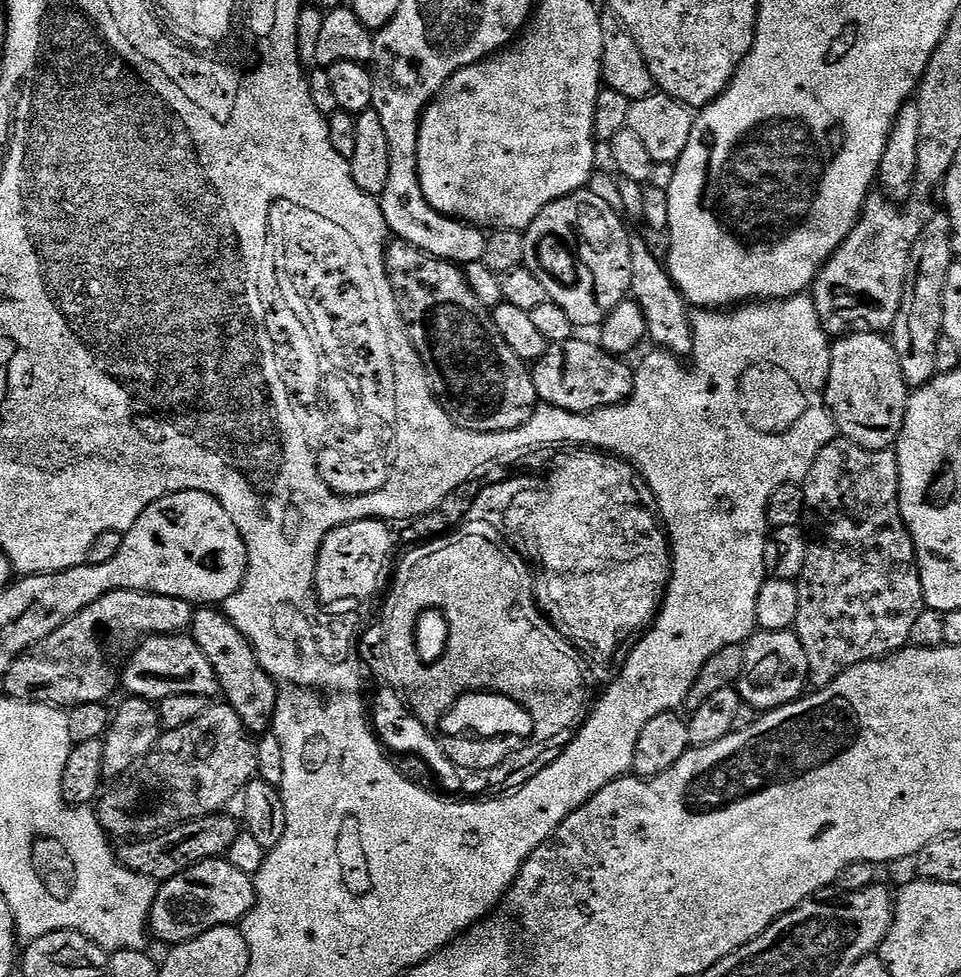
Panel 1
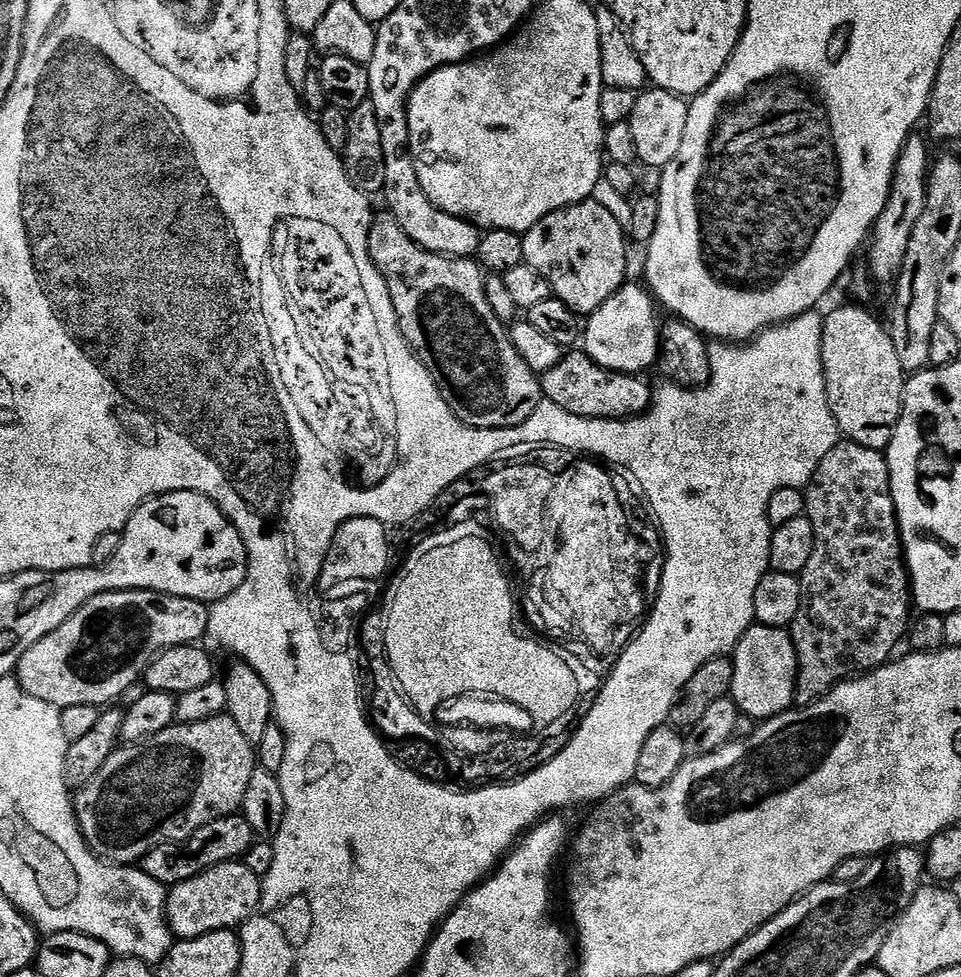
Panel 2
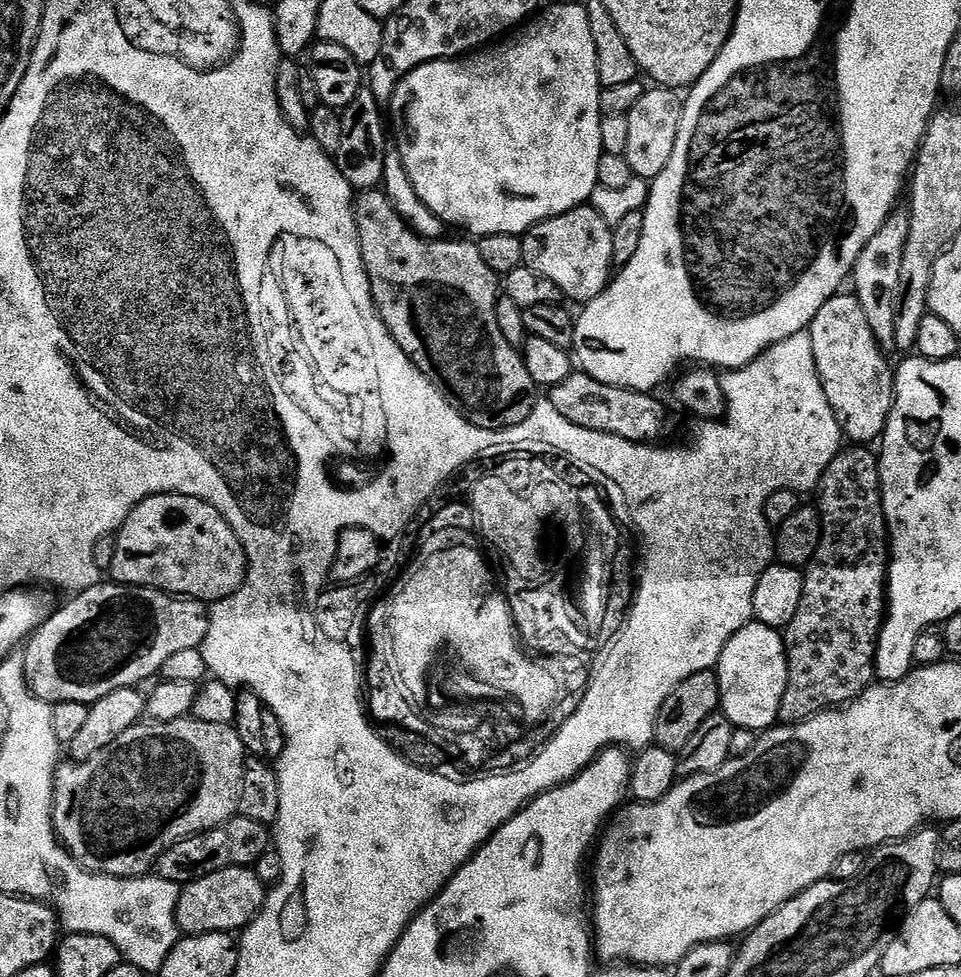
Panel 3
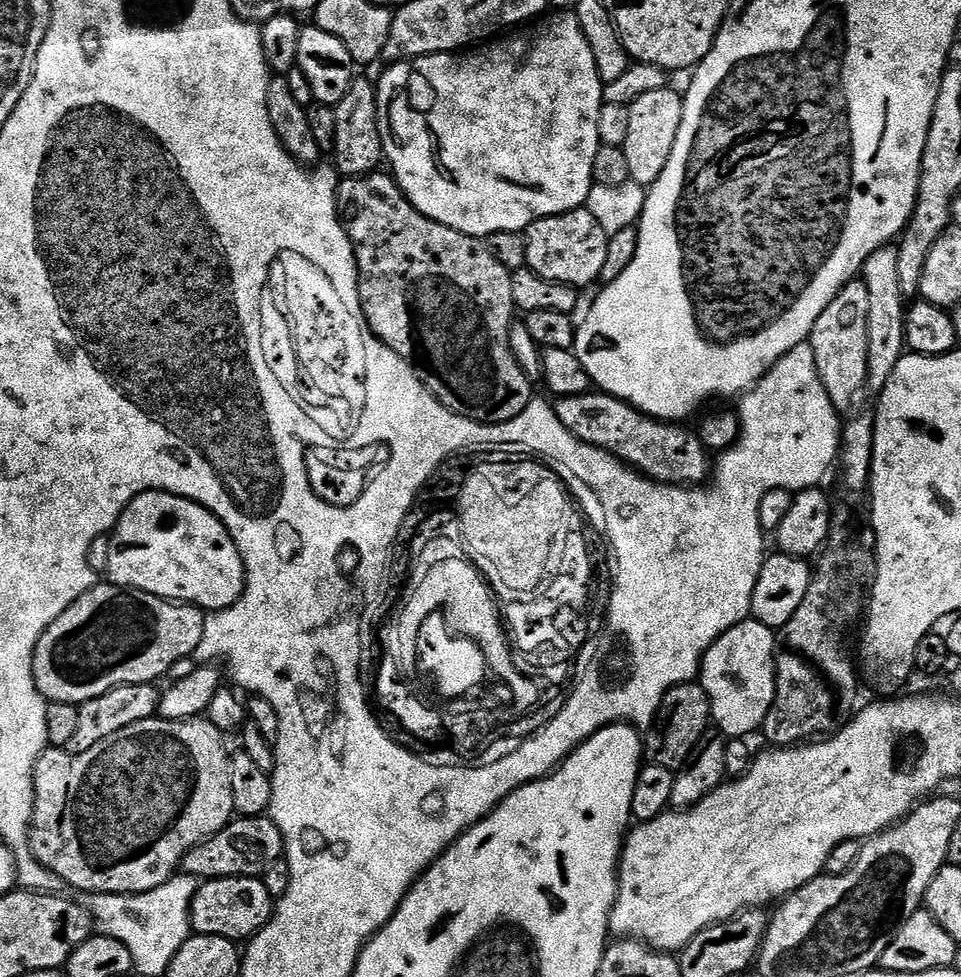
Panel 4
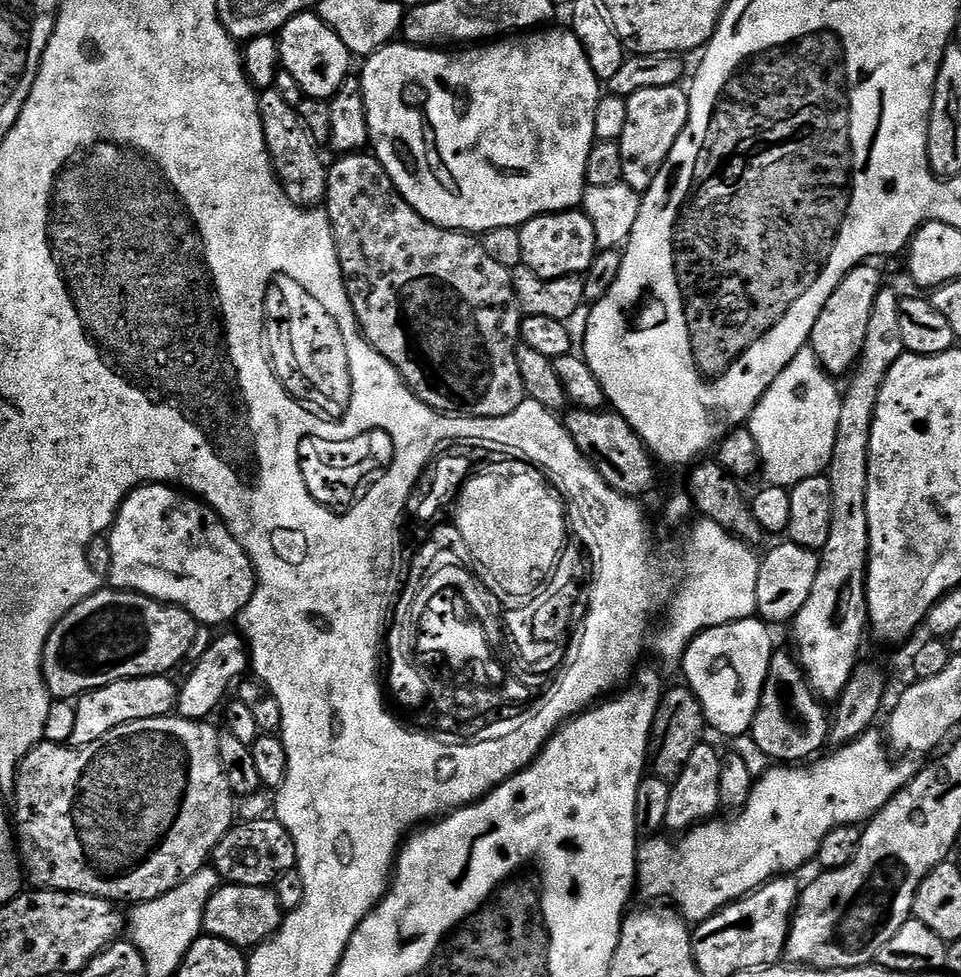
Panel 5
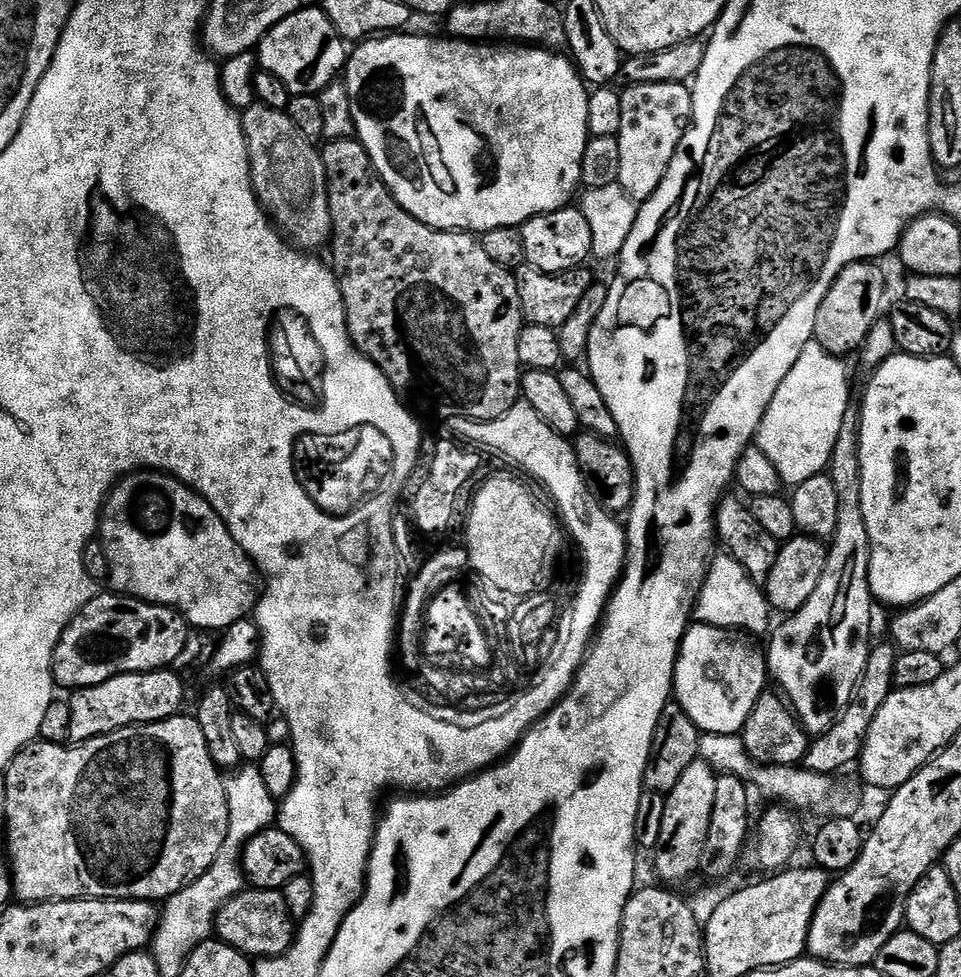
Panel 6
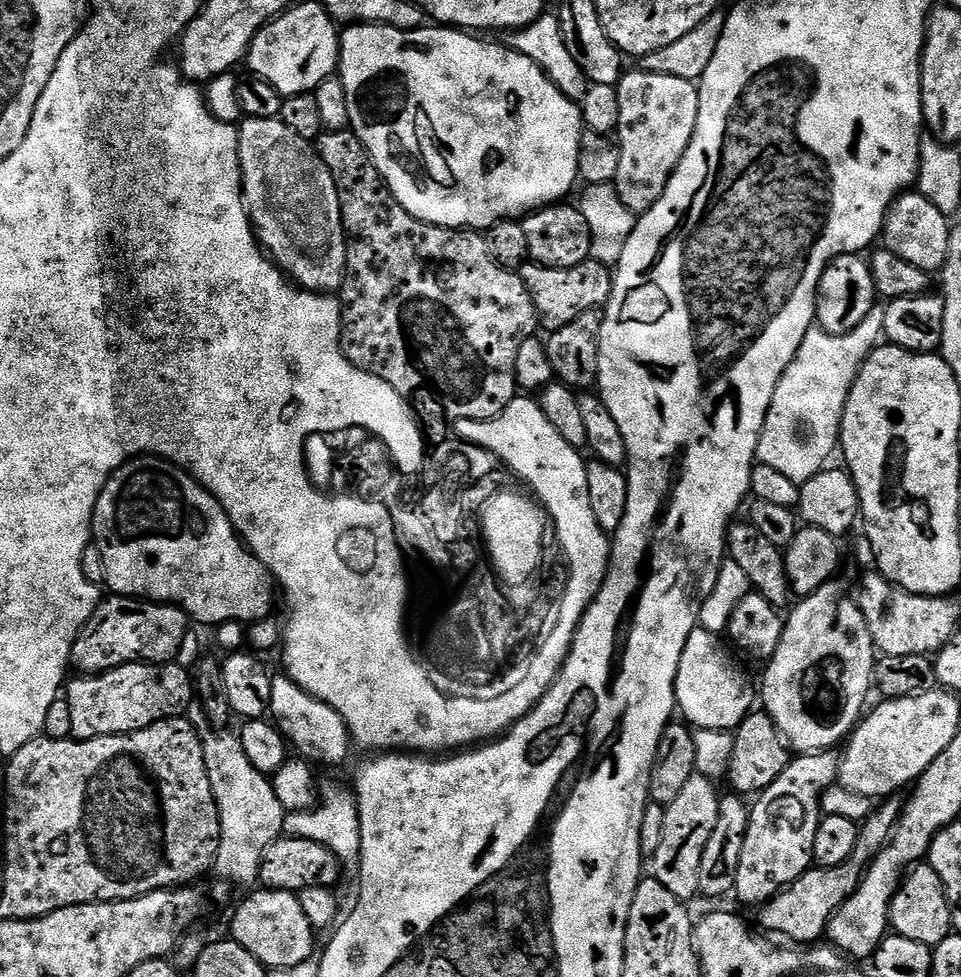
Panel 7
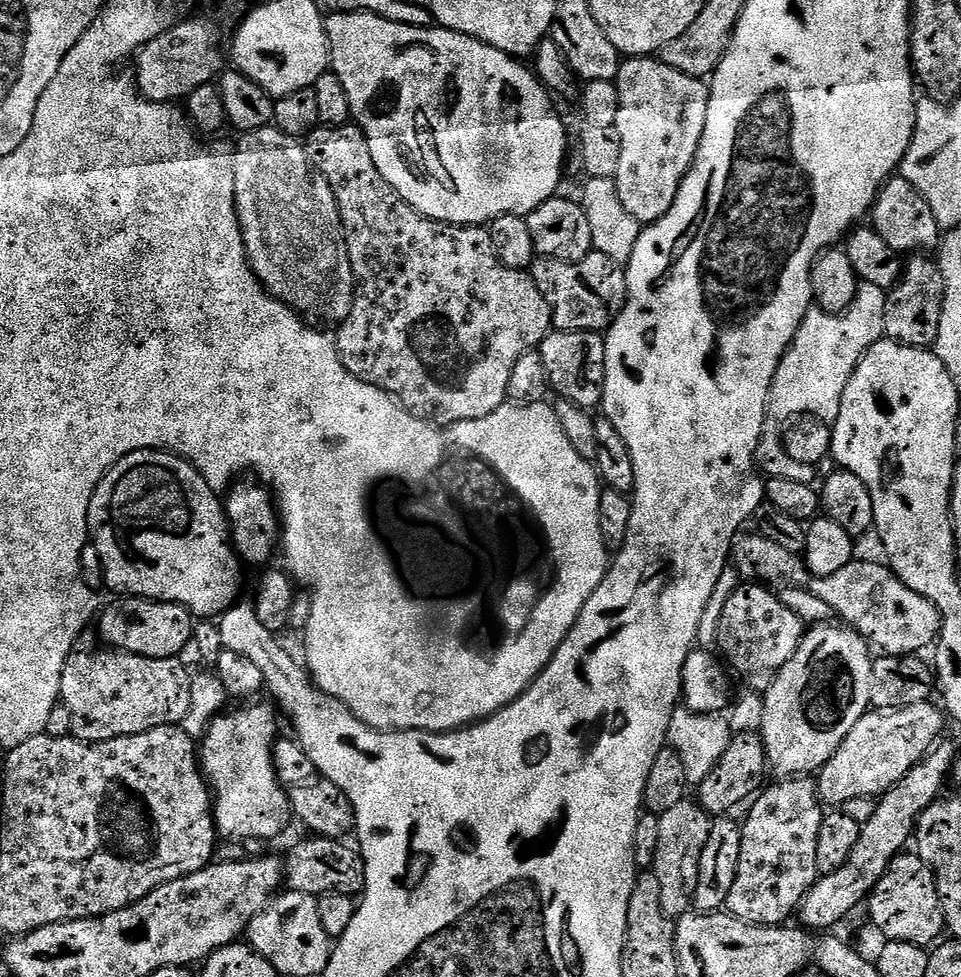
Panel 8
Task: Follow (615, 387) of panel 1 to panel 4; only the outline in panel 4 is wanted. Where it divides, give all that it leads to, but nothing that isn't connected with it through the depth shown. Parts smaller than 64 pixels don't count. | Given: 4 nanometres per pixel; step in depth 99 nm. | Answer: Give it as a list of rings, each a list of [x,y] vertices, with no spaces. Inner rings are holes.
[[[593,390],[577,396],[561,396],[554,404],[558,422],[582,442],[598,446],[637,472],[662,484],[700,486],[710,476],[710,453],[695,431],[680,422],[665,422],[640,412],[632,405],[610,396],[607,392]]]

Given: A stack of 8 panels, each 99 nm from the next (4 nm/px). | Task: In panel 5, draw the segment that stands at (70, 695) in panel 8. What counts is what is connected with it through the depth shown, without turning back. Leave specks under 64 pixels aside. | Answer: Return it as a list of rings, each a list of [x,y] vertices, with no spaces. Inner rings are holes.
[[[171,675],[162,676],[139,676],[129,680],[110,682],[101,688],[95,688],[92,692],[85,692],[75,701],[76,713],[74,721],[74,734],[70,734],[68,744],[72,748],[90,746],[90,742],[98,742],[102,734],[110,734],[118,726],[126,726],[126,722],[138,722],[146,718],[158,718],[159,716],[171,716],[176,711],[176,694],[178,691],[177,681],[172,681]]]

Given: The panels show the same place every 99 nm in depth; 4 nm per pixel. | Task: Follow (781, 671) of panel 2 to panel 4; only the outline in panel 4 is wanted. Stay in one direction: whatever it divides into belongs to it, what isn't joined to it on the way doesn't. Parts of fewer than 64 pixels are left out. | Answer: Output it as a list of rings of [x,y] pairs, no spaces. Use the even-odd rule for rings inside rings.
[[[751,618],[726,630],[704,652],[698,682],[712,703],[715,727],[725,737],[748,738],[763,725],[776,693],[776,649],[778,636],[762,622]]]

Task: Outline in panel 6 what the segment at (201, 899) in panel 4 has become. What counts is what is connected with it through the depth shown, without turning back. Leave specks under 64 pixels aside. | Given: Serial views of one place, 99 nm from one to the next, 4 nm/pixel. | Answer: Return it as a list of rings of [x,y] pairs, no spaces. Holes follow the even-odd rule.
[[[252,888],[231,896],[216,915],[215,935],[237,948],[249,958],[267,958],[280,956],[294,943],[297,925],[290,910],[286,910],[283,891],[271,888]]]

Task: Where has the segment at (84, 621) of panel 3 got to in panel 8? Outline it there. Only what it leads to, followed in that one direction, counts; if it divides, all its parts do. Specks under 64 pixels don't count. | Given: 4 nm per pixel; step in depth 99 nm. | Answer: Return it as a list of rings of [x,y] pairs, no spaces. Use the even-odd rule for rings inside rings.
[[[125,596],[119,602],[121,604],[110,605],[105,612],[103,609],[98,616],[99,639],[104,639],[109,649],[132,652],[142,658],[170,660],[179,657],[180,651],[192,644],[194,617],[180,604],[142,600],[138,596]]]

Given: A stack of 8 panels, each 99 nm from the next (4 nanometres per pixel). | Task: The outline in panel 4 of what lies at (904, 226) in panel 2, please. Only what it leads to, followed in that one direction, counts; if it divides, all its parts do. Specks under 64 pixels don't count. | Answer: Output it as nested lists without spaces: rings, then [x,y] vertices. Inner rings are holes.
[[[885,246],[874,250],[874,254],[866,258],[862,279],[870,294],[870,314],[866,318],[868,388],[878,394],[886,386],[890,374],[894,374],[894,366],[898,366],[898,362],[906,354],[904,343],[906,297],[901,284],[898,283],[898,247]]]

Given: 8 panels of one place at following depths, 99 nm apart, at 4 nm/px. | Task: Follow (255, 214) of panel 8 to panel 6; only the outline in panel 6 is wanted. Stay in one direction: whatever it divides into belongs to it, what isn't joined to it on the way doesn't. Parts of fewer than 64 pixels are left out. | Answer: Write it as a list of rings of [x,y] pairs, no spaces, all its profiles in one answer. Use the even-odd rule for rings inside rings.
[[[255,103],[243,109],[244,137],[250,158],[252,171],[252,189],[256,191],[256,200],[268,214],[268,219],[297,249],[312,250],[320,248],[332,239],[332,219],[328,201],[328,183],[326,166],[321,149],[290,122],[287,112],[279,112],[262,103]]]

